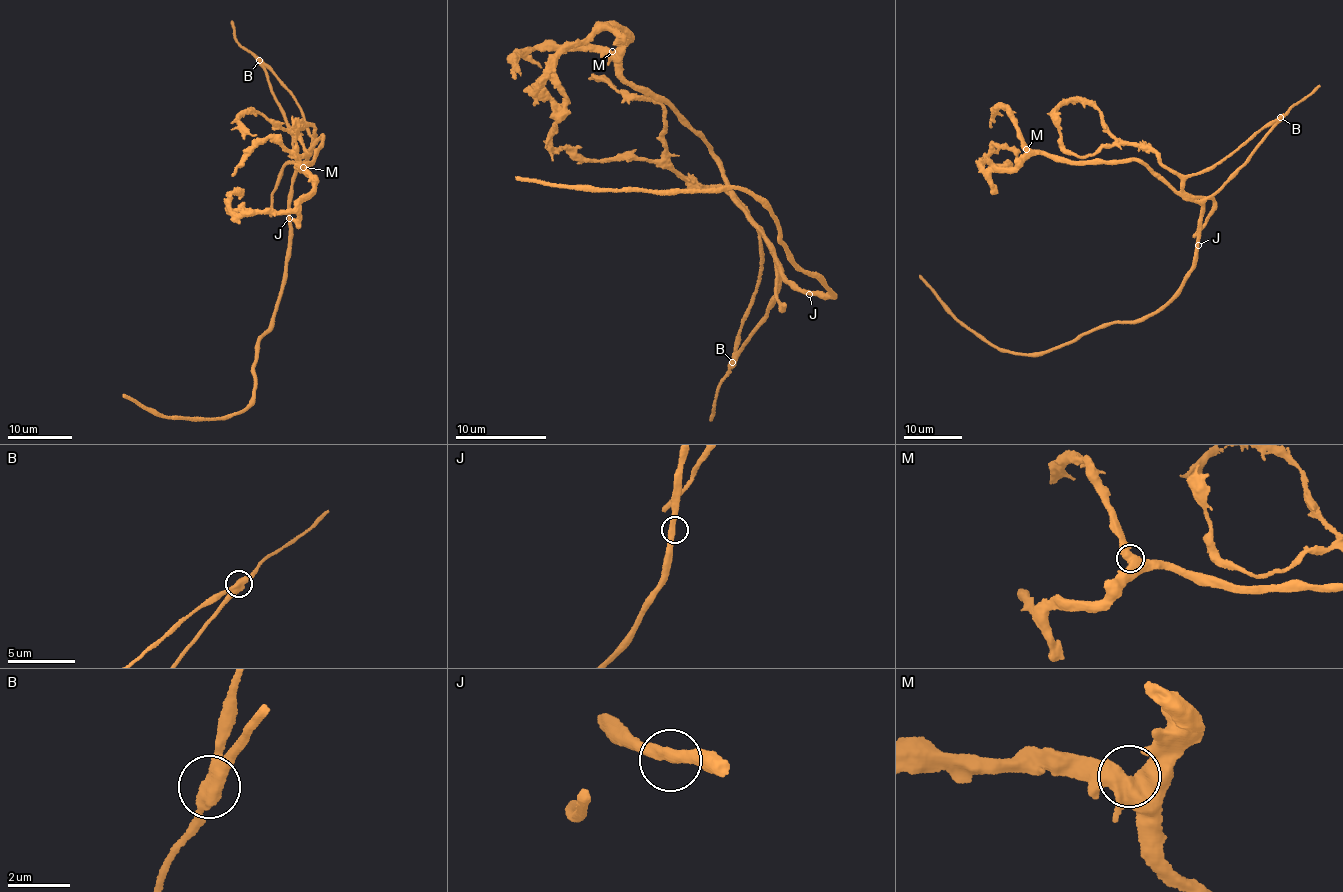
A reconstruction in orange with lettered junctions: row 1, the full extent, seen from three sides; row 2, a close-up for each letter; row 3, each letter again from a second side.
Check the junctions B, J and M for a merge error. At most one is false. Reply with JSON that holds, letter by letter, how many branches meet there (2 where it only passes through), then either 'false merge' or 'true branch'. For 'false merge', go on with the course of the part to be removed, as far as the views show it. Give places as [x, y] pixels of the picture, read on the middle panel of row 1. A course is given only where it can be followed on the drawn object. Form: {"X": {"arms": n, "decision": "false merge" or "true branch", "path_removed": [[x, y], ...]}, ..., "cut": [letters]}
{"B": {"arms": 2, "decision": "false merge", "path_removed": [[732, 362], [759, 275], [747, 207], [643, 158], [580, 159], [554, 149], [562, 109]]}, "J": {"arms": 2, "decision": "true branch"}, "M": {"arms": 3, "decision": "true branch"}, "cut": ["B"]}

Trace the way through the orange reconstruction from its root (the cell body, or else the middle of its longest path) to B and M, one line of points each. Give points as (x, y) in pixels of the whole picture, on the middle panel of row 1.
B: (807, 290), (784, 280), (779, 273), (781, 283), (774, 302), (732, 362)
M: (807, 290), (781, 277), (772, 243), (739, 202), (712, 149), (661, 99), (646, 96), (623, 76), (612, 51)

